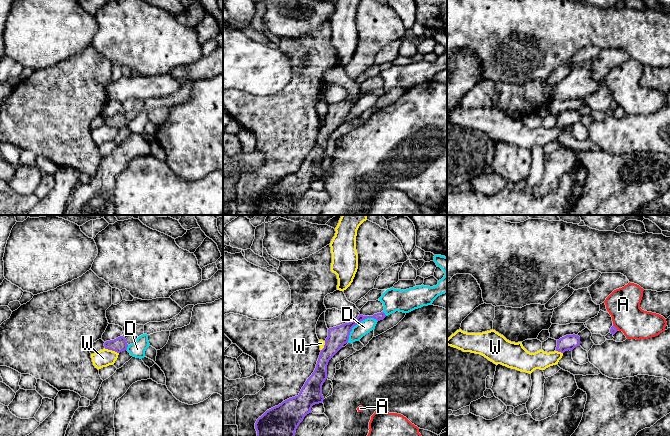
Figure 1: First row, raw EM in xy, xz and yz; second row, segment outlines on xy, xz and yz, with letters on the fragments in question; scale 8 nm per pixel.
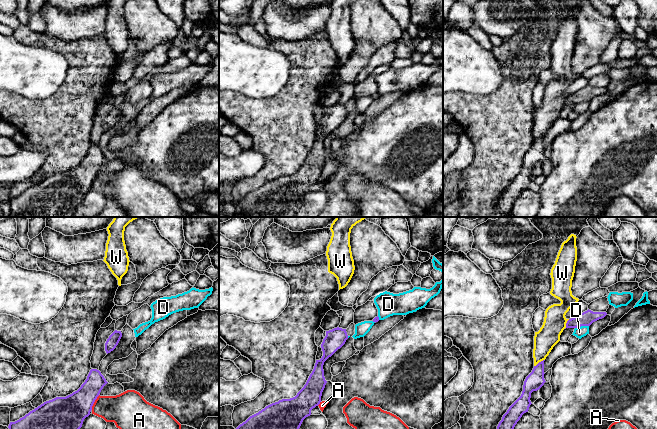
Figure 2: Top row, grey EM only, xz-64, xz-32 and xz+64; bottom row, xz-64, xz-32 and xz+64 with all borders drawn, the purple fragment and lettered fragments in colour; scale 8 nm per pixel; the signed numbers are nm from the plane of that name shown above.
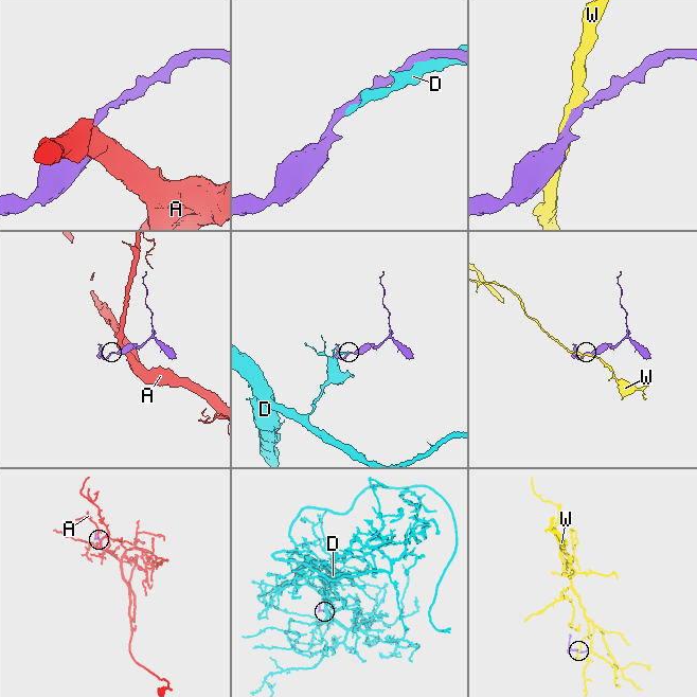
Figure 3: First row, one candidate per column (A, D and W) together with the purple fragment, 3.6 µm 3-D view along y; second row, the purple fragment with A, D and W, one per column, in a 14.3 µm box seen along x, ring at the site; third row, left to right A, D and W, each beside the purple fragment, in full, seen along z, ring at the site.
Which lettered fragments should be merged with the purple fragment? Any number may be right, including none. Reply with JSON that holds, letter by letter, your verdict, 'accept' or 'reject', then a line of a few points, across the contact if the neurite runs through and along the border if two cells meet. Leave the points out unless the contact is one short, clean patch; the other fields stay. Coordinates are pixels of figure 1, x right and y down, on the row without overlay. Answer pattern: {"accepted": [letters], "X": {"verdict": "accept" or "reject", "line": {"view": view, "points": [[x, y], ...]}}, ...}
{"accepted": [], "A": {"verdict": "reject"}, "D": {"verdict": "reject"}, "W": {"verdict": "reject"}}

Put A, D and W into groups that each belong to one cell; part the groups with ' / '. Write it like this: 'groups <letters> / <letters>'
groups A / D / W

